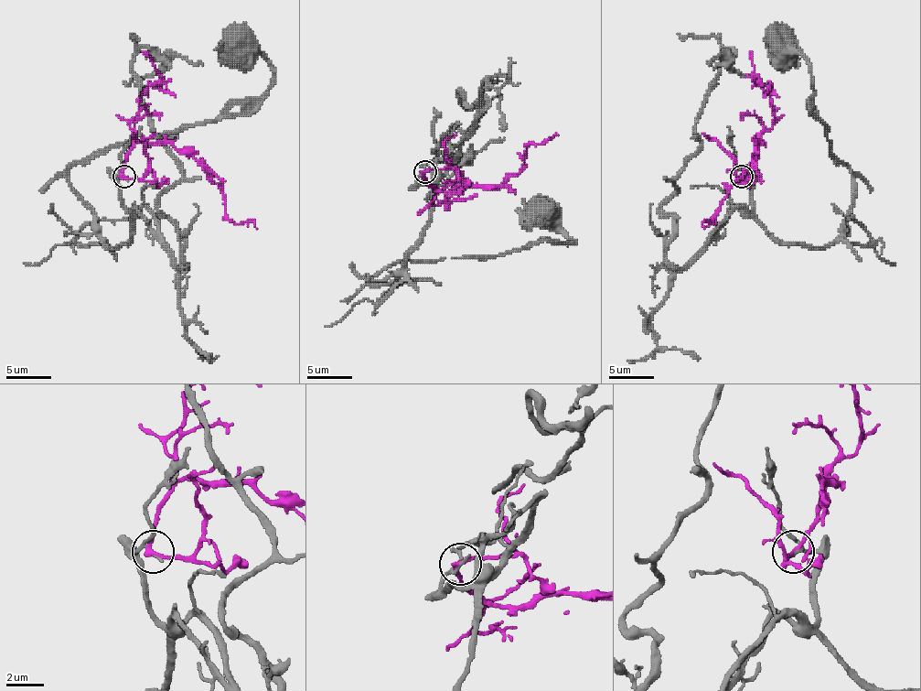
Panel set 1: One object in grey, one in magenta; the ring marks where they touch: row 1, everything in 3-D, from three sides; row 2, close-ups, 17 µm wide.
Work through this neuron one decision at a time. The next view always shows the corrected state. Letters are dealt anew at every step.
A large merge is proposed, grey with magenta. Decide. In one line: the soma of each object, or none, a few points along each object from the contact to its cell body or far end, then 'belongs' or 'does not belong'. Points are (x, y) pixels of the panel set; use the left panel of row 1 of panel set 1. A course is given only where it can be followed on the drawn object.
cell body of grey at (238, 46); no cell body on magenta; grey runs (123, 177), (114, 178), (130, 238), (107, 247), (69, 172), (257, 99), (271, 65), (236, 45); magenta runs (123, 177), (125, 154), (141, 140), (171, 143), (223, 183), (225, 215), (257, 229); does not belong

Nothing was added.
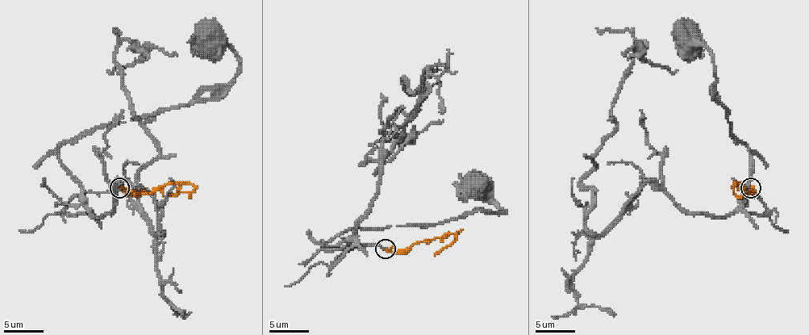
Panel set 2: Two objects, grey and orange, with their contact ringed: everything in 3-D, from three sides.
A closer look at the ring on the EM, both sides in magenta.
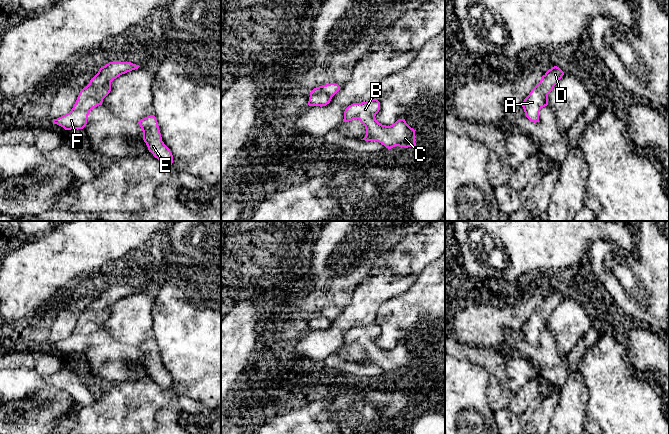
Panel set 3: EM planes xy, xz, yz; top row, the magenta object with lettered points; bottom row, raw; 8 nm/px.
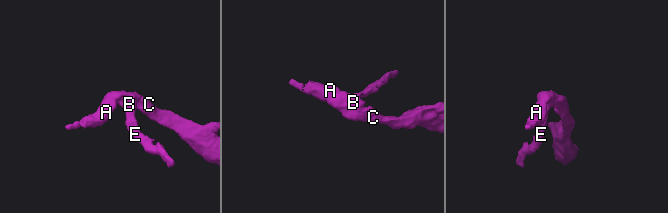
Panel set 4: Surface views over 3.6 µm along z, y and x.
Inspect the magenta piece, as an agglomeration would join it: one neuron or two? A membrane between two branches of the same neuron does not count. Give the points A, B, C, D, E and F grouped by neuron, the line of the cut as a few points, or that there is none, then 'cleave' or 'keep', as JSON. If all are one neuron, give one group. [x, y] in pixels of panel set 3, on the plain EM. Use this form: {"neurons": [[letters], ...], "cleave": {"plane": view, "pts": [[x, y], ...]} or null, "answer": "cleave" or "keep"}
{"neurons": [["A", "B", "C", "D", "E", "F"]], "cleave": null, "answer": "keep"}

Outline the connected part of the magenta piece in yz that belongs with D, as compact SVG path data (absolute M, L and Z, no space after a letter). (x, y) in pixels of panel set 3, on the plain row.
M552 291L524 323L522 331L526 341L531 346L536 347L539 345L540 334L548 329L548 319L563 299L564 296L559 291Z

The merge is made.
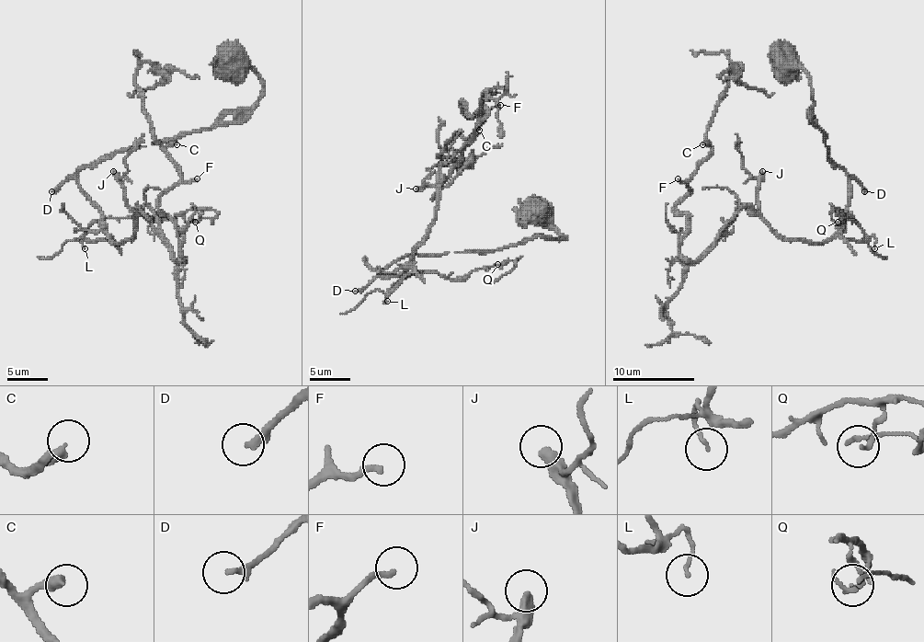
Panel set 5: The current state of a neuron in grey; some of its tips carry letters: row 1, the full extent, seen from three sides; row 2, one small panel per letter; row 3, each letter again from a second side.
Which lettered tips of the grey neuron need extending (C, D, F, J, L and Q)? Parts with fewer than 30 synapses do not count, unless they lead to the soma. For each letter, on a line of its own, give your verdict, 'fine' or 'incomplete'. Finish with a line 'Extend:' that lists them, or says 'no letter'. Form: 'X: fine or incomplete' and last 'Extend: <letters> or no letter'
C: incomplete
D: fine
F: incomplete
J: incomplete
L: fine
Q: fine
Extend: C, F, J

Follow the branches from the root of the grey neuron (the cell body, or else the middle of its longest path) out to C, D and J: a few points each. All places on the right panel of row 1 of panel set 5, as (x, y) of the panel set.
C: (784, 60), (848, 177), (841, 226), (782, 238), (746, 205), (684, 258), (676, 205), (702, 144)
D: (784, 60), (792, 58), (809, 76), (813, 101), (809, 109), (826, 136), (827, 154), (864, 191)
J: (784, 60), (809, 76), (809, 109), (848, 177), (841, 226), (821, 242), (782, 238), (759, 212), (762, 171)

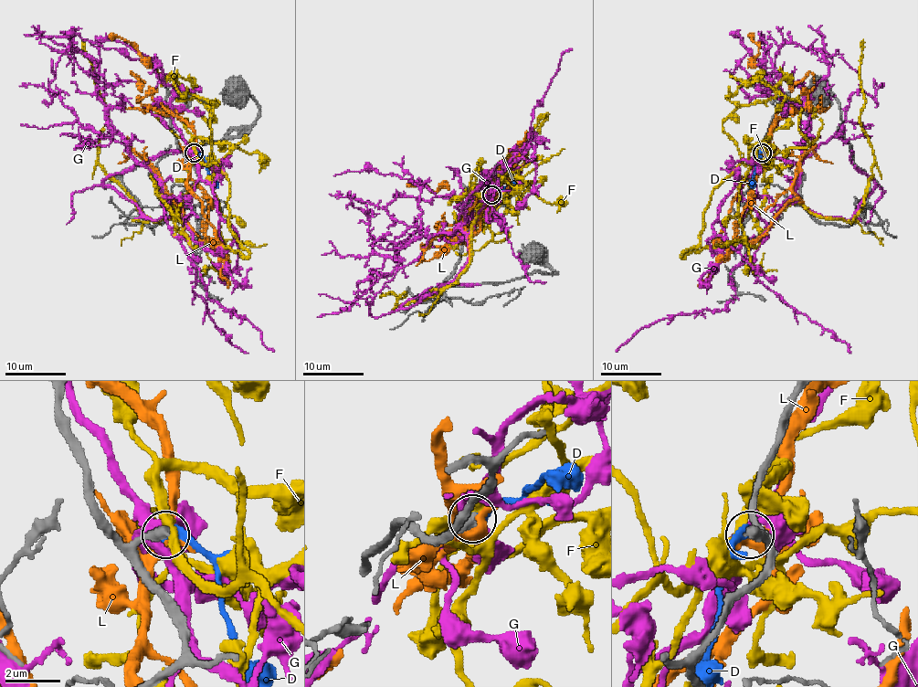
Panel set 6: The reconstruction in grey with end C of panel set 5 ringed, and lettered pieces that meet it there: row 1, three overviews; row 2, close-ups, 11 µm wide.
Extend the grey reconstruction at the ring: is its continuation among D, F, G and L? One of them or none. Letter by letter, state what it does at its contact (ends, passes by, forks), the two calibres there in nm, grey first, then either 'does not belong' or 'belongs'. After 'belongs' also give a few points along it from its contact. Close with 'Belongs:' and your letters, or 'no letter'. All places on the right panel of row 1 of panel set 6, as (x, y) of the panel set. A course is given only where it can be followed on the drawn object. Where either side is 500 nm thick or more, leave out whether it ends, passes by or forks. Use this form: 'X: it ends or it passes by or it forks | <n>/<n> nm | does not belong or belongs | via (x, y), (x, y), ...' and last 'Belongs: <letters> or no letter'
D: it ends | 380/400 nm | belongs | via (763, 153), (756, 159), (751, 187)
F: it passes by | 360/320 nm | does not belong
G: it forks | 400/360 nm | does not belong
L: it forks | 380/400 nm | does not belong
Belongs: D

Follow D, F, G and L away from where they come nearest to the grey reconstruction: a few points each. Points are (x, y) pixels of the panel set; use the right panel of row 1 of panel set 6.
D: (763, 153), (756, 159), (751, 187)
F: (761, 151), (712, 191), (691, 249), (755, 247), (796, 203), (849, 222), (859, 212), (873, 162), (863, 39)
G: (763, 153), (742, 195), (781, 206), (800, 173), (825, 58), (786, 44), (775, 58), (774, 88), (761, 93)
L: (763, 153), (765, 166), (737, 228), (749, 240), (800, 200), (793, 178), (809, 150), (832, 163)

